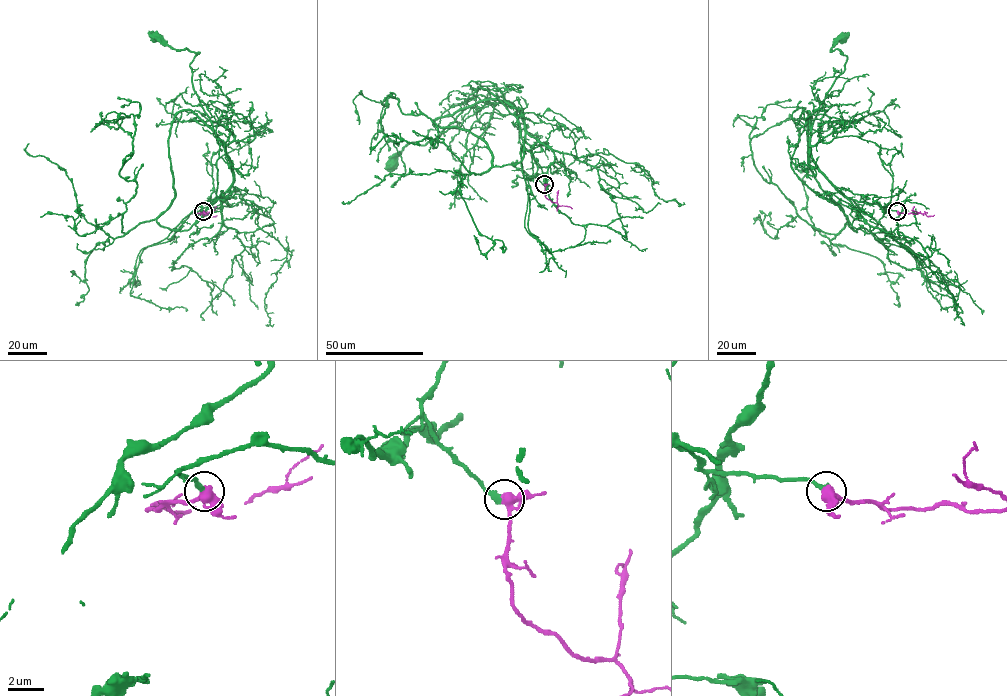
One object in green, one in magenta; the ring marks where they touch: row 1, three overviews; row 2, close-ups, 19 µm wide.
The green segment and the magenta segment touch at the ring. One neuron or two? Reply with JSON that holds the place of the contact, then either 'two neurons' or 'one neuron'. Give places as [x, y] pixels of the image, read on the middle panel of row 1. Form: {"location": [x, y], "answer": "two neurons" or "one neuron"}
{"location": [544, 184], "answer": "one neuron"}

